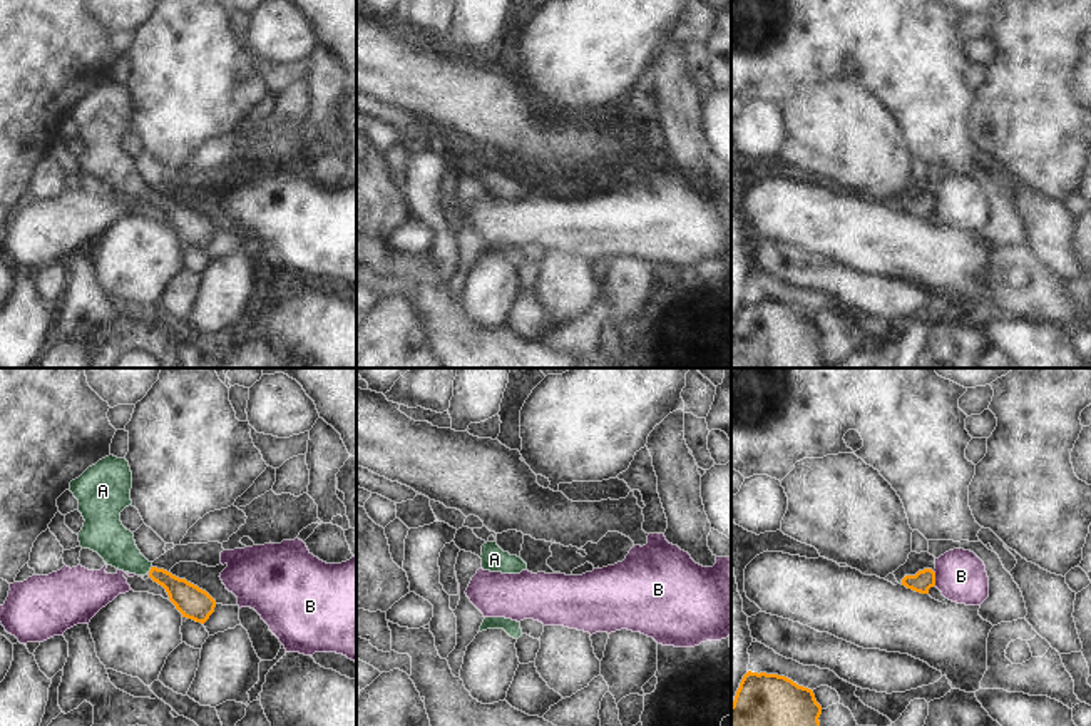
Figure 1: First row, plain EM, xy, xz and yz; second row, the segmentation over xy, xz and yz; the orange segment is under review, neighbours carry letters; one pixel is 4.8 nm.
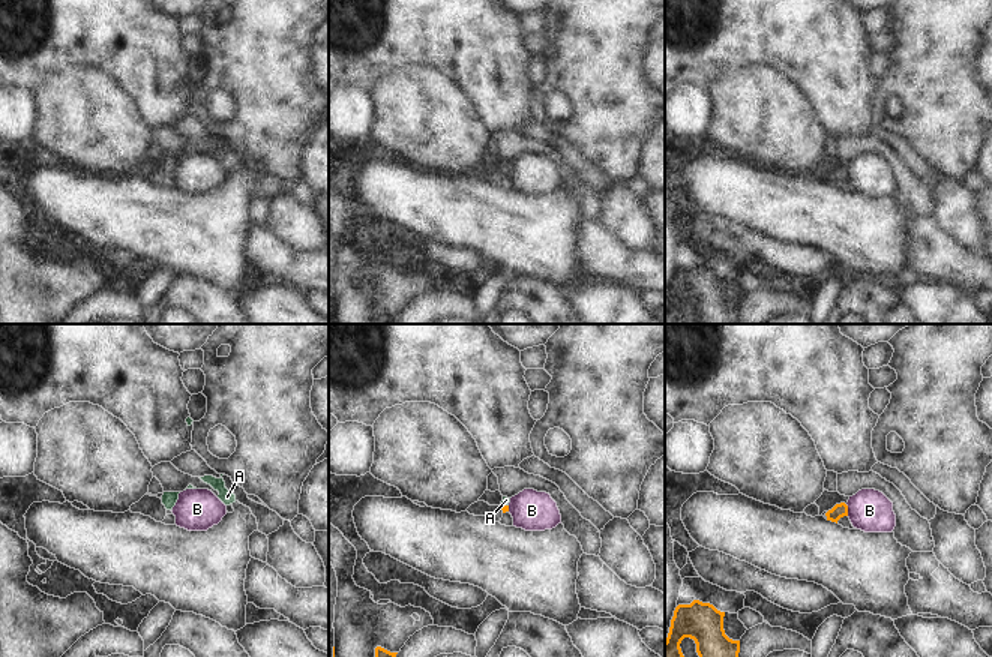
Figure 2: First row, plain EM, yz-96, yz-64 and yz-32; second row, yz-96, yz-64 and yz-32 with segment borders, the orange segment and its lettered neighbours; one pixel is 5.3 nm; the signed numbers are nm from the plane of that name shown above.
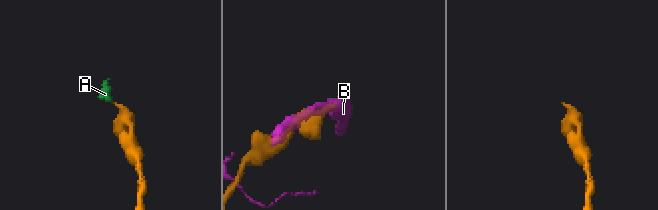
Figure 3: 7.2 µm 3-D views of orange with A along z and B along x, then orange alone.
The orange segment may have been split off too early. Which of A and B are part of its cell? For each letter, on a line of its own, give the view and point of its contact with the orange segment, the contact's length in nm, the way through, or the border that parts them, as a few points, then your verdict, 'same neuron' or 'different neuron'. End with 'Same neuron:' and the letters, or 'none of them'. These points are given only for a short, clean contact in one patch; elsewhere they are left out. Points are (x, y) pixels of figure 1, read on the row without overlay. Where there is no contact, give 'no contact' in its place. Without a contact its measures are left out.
A: meets orange in xy at (151, 194); contact 40 nm long; runs through xy (191, 226), (151, 194), (134, 188), (116, 169); same neuron
B: meets orange in yz at (934, 203); contact 70 nm long; border along yz (932, 196), (936, 209); different neuron
Same neuron: A

